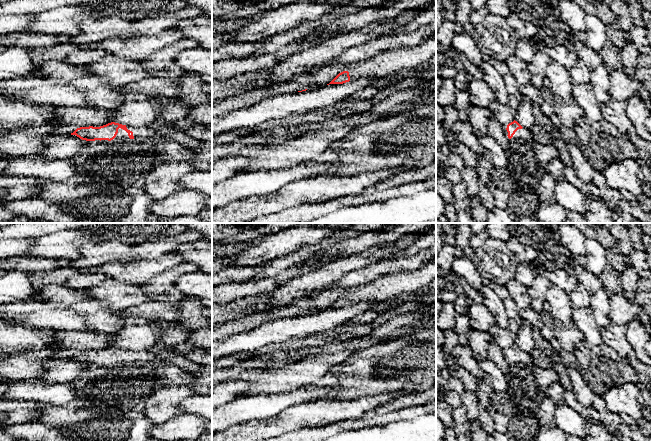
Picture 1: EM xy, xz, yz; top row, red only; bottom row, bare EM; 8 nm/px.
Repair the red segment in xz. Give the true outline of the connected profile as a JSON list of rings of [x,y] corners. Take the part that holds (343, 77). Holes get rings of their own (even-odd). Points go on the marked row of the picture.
[[[436,33],[427,37],[419,45],[383,51],[368,61],[358,61],[350,64],[329,84],[343,84],[369,77],[377,79],[389,77],[402,69],[413,69],[422,66],[435,54]]]

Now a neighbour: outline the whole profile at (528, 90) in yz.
[[[531,82],[519,86],[519,91],[523,97],[529,99],[533,104],[541,106],[543,103],[541,90],[536,88]]]

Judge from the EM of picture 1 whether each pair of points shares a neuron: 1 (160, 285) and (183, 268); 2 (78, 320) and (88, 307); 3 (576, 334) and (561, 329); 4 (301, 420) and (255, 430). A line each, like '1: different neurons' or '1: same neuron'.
1: same neuron
2: different neurons
3: same neuron
4: same neuron

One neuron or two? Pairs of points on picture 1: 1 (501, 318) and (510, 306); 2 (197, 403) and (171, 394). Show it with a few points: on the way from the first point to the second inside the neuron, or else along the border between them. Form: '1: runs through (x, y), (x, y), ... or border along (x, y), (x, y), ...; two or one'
1: border along (502, 300), (507, 316), (506, 328); two
2: border along (194, 394), (180, 401), (179, 409), (183, 413); two

